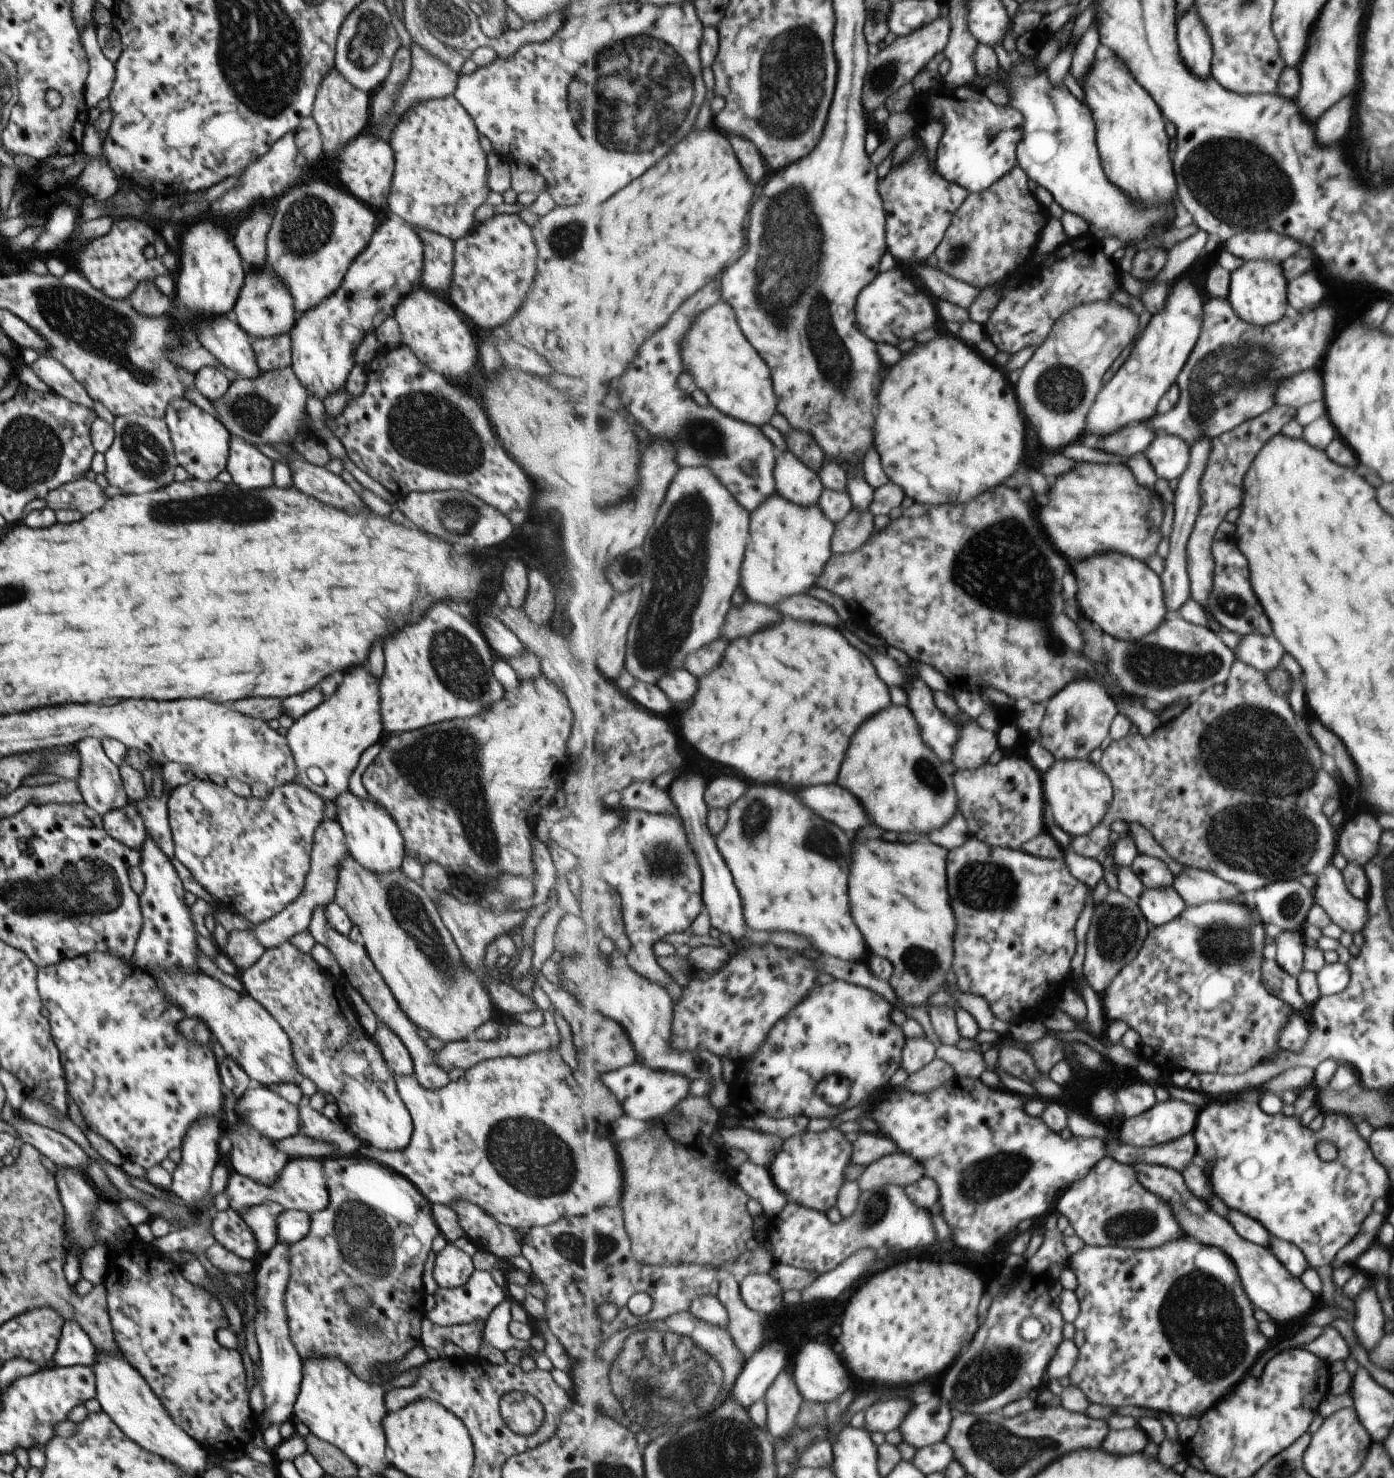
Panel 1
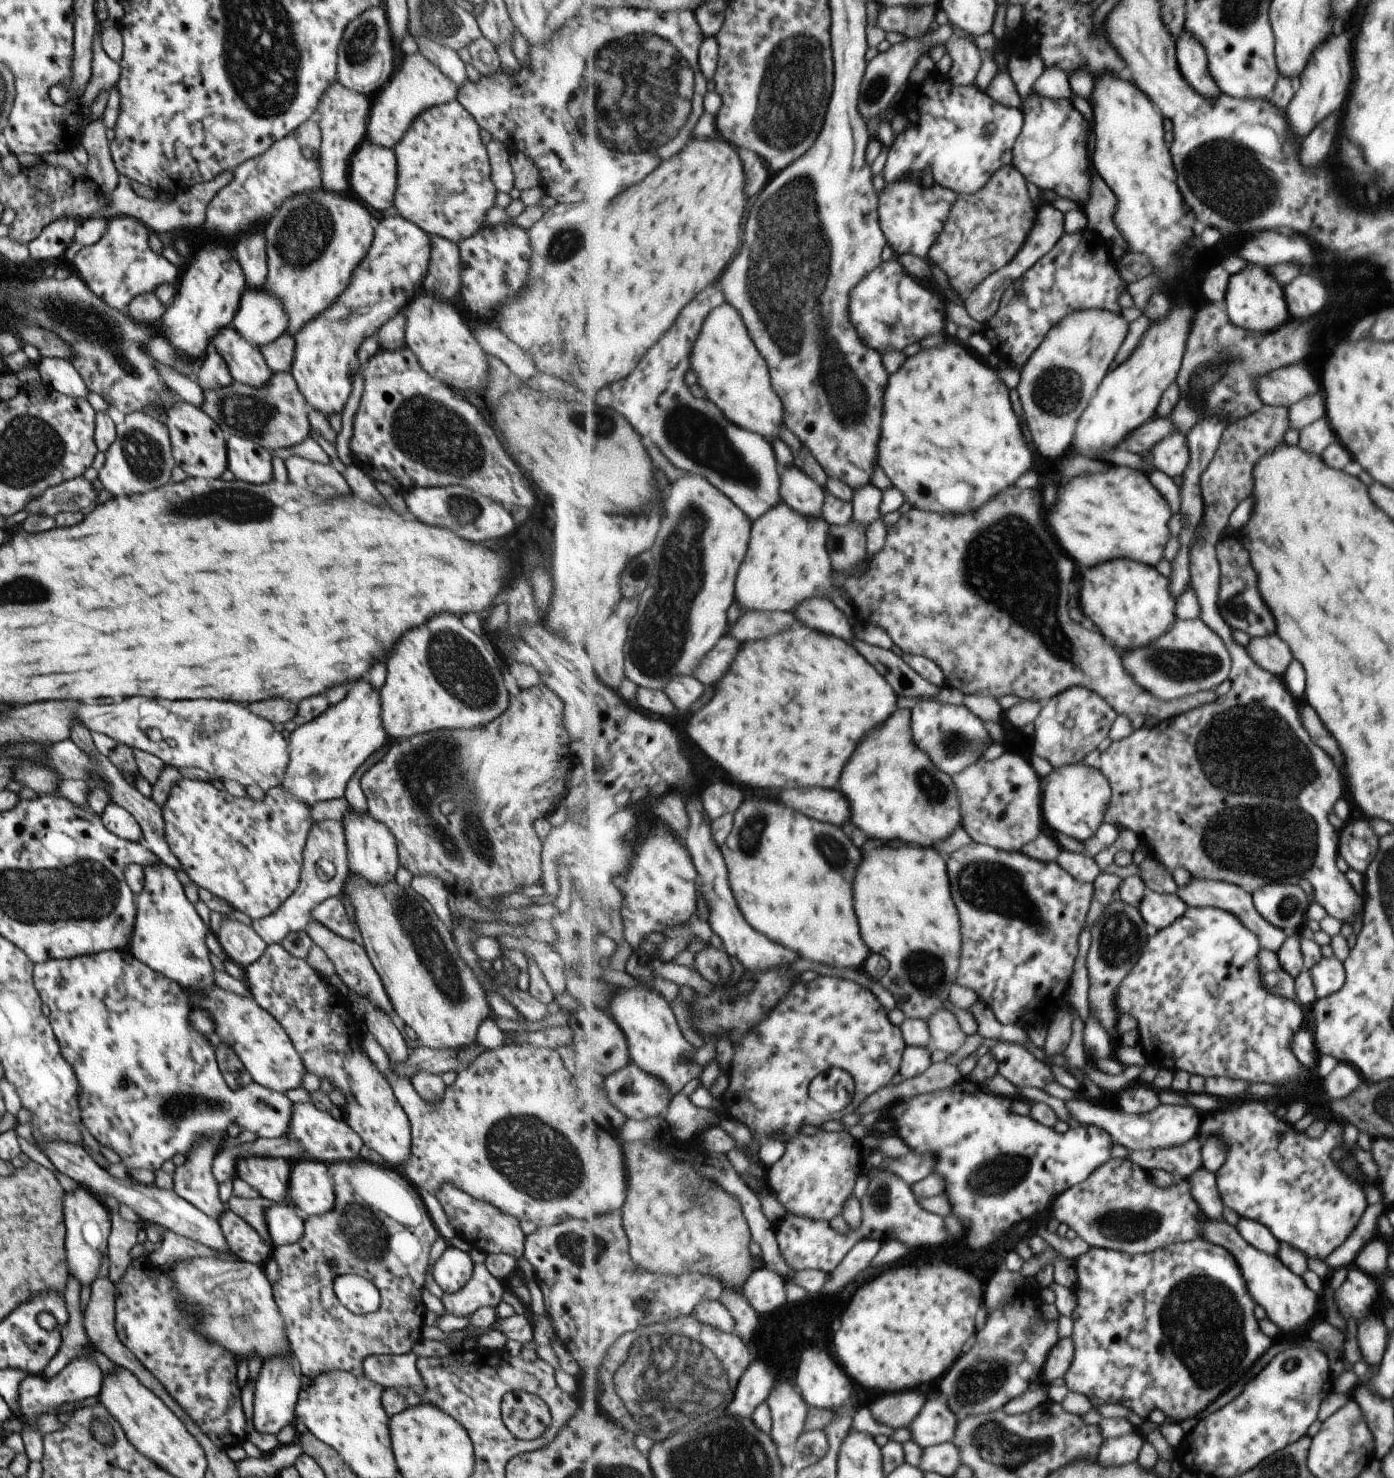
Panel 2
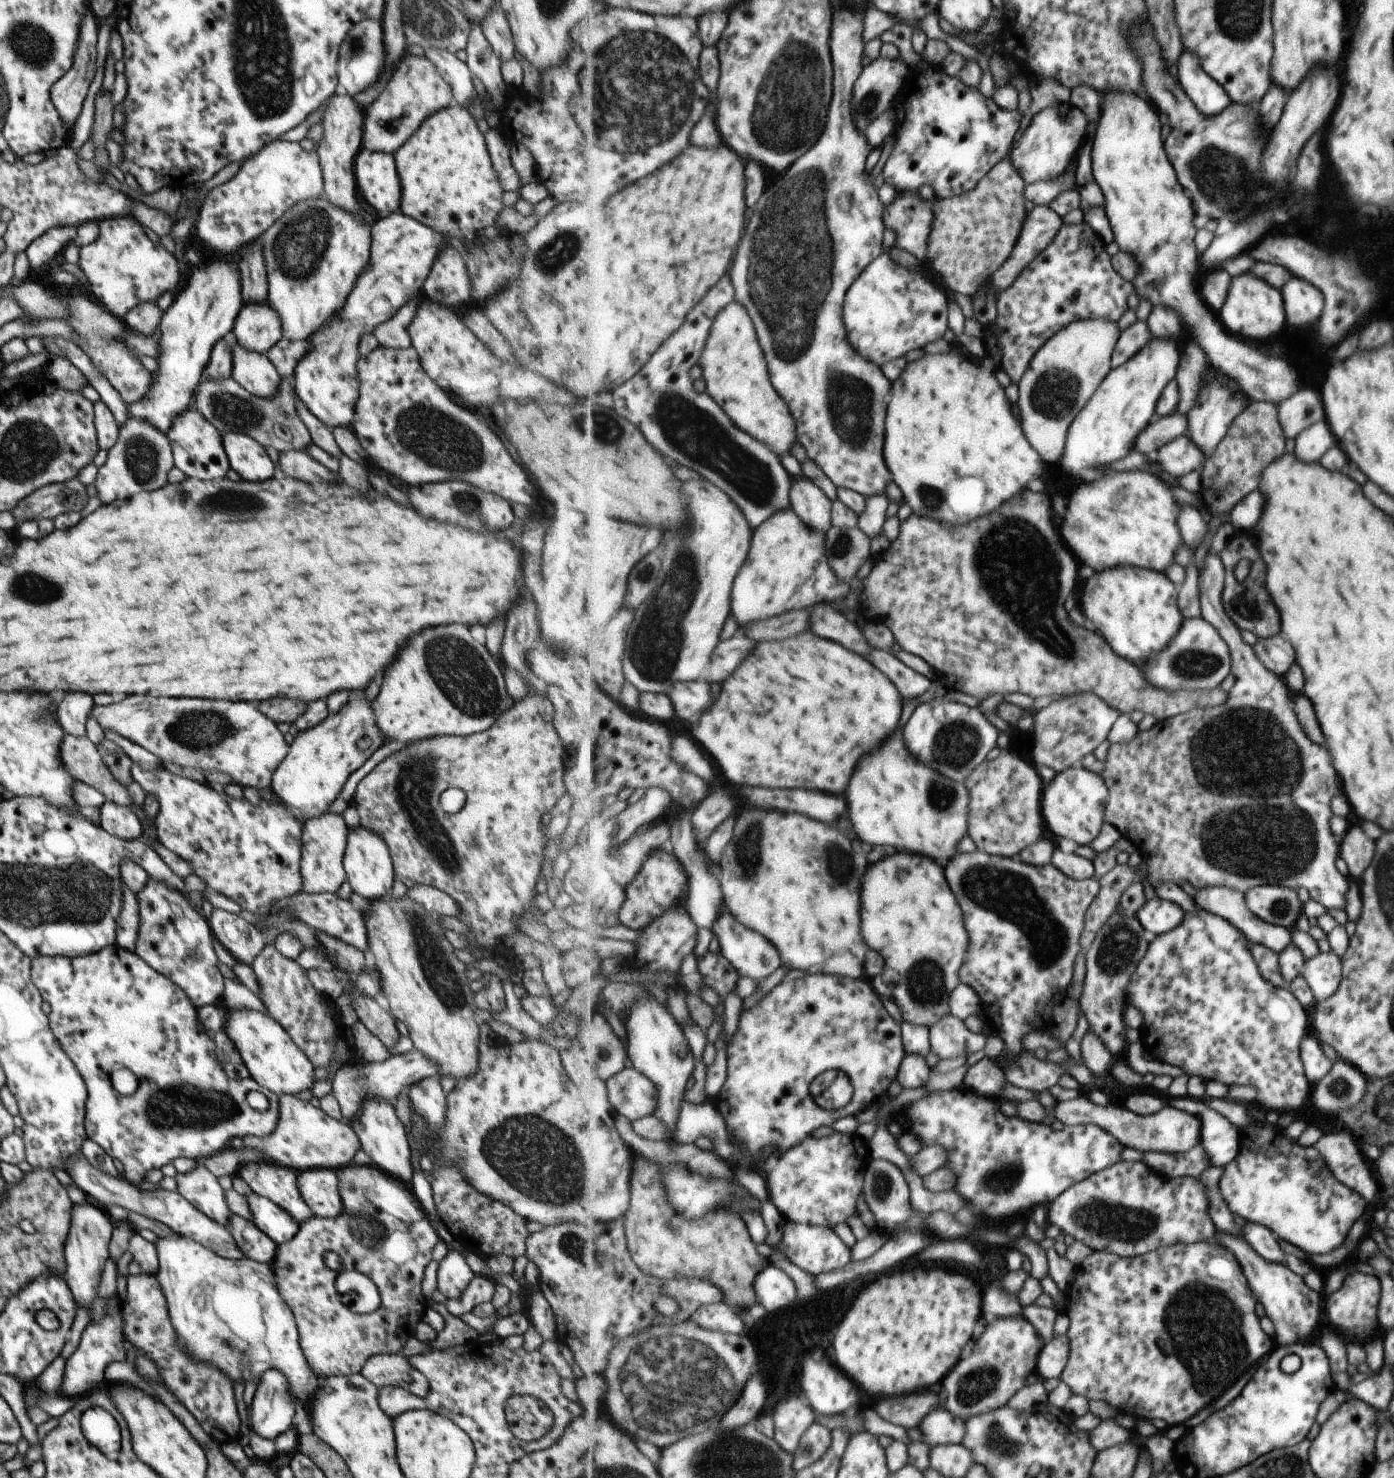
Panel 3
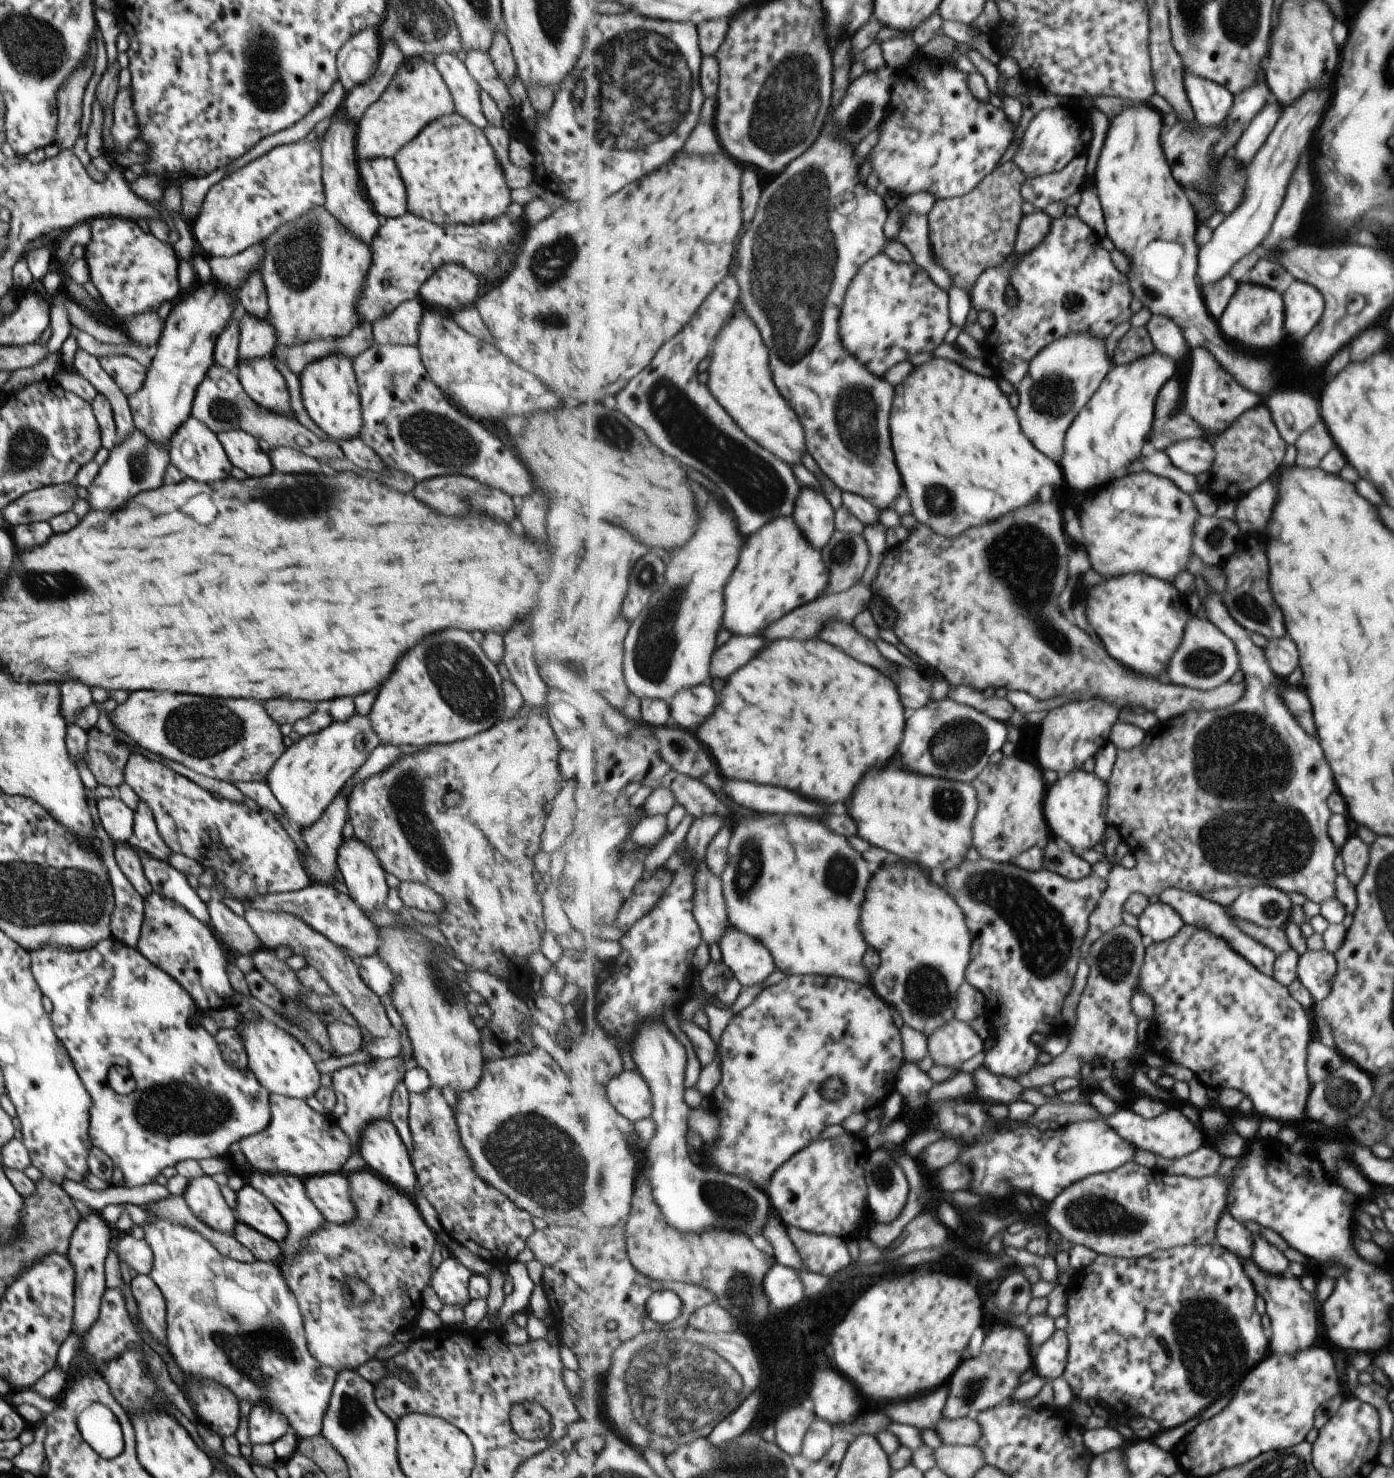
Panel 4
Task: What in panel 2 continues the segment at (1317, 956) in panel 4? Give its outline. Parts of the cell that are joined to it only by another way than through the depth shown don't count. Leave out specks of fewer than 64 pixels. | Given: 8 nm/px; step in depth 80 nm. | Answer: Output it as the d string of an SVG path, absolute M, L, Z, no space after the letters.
M1322 957L1308 972L1312 983L1315 984L1316 999L1338 992L1345 979L1342 963L1334 957Z

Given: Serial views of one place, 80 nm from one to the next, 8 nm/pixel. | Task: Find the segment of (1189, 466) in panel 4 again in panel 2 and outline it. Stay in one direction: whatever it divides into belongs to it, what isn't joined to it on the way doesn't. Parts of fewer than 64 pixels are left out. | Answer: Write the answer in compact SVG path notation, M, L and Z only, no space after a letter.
M1177 431L1153 448L1149 457L1154 466L1168 475L1171 479L1182 476L1189 468L1191 462L1191 450L1189 447L1188 436L1183 432Z

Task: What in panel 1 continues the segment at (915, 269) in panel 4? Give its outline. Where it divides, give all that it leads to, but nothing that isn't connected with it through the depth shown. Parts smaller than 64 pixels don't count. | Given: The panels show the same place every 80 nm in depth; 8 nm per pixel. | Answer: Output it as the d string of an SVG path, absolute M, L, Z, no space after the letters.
M897 263L893 270L881 274L857 296L855 314L857 326L860 326L861 332L869 336L873 342L897 344L897 340L901 342L903 338L911 338L913 332L917 334L922 330L933 329L939 316L938 305L933 296L916 277L902 275Z

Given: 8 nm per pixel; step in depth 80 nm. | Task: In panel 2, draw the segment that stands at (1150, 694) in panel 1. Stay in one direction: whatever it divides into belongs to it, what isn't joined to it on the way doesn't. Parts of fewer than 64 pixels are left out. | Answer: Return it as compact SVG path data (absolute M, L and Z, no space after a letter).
M1201 618L1180 619L1164 637L1157 638L1157 642L1149 642L1149 646L1125 652L1123 658L1125 670L1133 674L1137 683L1165 701L1209 693L1230 679L1232 673L1232 655L1227 644Z

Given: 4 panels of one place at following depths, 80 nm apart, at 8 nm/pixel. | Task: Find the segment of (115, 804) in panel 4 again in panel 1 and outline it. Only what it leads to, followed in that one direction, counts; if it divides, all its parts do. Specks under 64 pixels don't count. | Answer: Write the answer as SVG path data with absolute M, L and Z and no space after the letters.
M131 804L109 810L101 820L103 829L113 840L125 844L127 848L140 851L145 842L145 828L139 812L131 808Z

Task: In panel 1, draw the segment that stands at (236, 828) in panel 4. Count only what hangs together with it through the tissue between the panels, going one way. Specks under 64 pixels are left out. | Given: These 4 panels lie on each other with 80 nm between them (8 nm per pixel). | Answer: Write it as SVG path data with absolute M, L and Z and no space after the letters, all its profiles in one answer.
M194 777L191 782L187 782L185 785L180 785L173 789L166 799L166 813L173 843L174 858L189 871L195 881L208 894L211 894L211 898L217 902L220 909L225 908L232 913L241 915L247 922L251 922L253 925L269 920L275 914L279 914L287 904L293 902L303 892L305 876L307 876L307 870L309 870L309 852L311 852L313 832L315 832L315 826L321 820L324 820L323 808L325 808L323 806L323 800L317 794L309 792L307 788L303 790L303 786L299 786L296 782L277 786L269 791L265 799L257 799L254 797L239 798L239 796L235 796L227 787L221 788L221 786L213 784L213 782L198 780Z

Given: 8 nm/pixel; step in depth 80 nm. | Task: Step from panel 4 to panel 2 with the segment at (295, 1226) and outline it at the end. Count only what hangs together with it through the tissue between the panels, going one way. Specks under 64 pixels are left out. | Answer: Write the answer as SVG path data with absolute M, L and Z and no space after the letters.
M237 1158L235 1162L236 1177L247 1182L258 1196L273 1202L274 1204L287 1205L293 1208L293 1202L289 1202L289 1170L291 1163L283 1158Z

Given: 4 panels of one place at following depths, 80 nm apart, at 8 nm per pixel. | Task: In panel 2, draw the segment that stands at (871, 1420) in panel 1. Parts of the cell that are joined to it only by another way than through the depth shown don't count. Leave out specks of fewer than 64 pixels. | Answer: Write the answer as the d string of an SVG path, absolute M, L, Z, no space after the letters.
M924 1392L884 1394L879 1400L872 1400L869 1408L879 1424L889 1428L908 1429L909 1424L923 1412L930 1396Z

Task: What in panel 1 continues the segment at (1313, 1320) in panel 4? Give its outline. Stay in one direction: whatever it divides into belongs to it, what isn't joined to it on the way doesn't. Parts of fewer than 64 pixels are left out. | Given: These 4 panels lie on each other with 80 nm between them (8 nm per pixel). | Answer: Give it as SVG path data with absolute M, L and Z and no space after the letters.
M1137 1162L1135 1170L1139 1176L1139 1182L1147 1190L1151 1190L1153 1194L1159 1194L1165 1202L1169 1202L1177 1222L1181 1224L1181 1229L1185 1230L1188 1238L1193 1238L1208 1246L1221 1248L1229 1254L1229 1257L1237 1264L1245 1291L1248 1292L1253 1306L1269 1314L1271 1321L1275 1320L1281 1325L1285 1322L1299 1320L1309 1312L1313 1304L1313 1294L1299 1282L1299 1278L1289 1274L1287 1268L1271 1251L1263 1246L1255 1246L1249 1240L1242 1238L1231 1222L1219 1216L1205 1200L1197 1198L1185 1184L1184 1175L1181 1172L1167 1168L1167 1166L1157 1166L1157 1164L1153 1166L1147 1162Z

